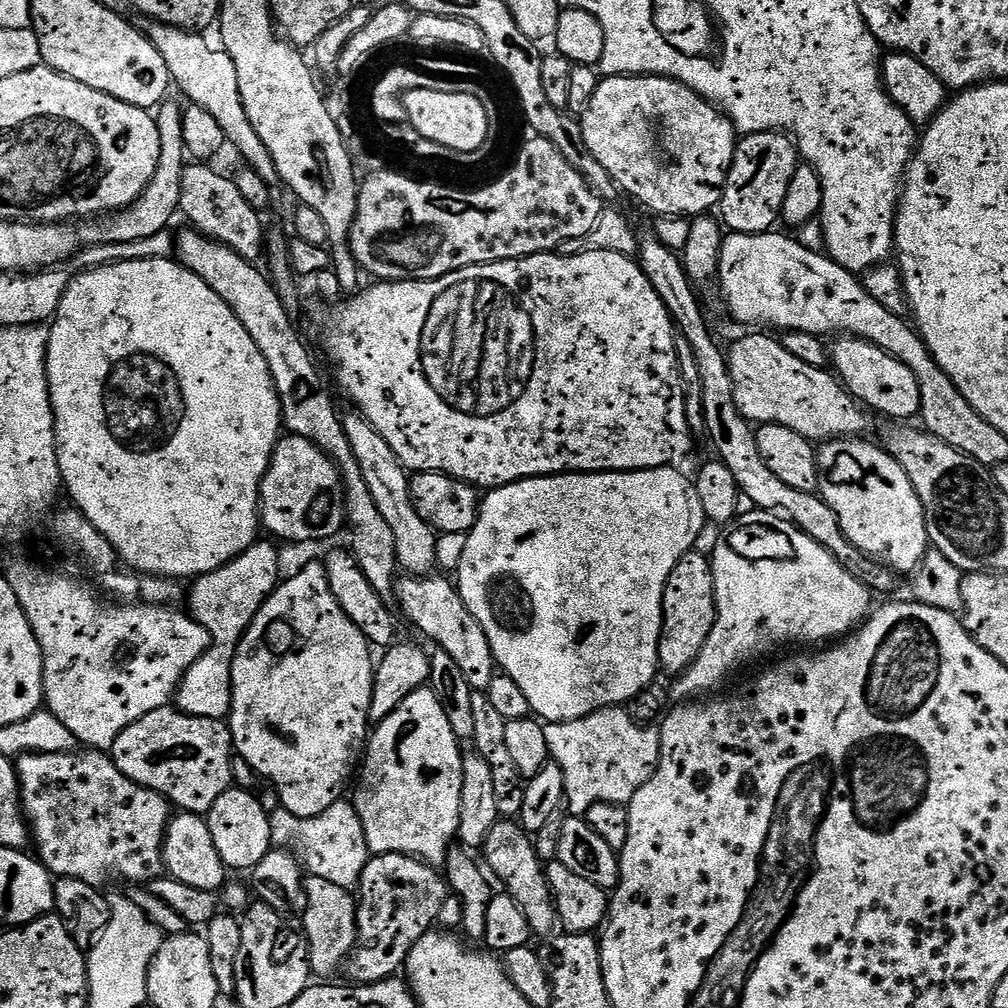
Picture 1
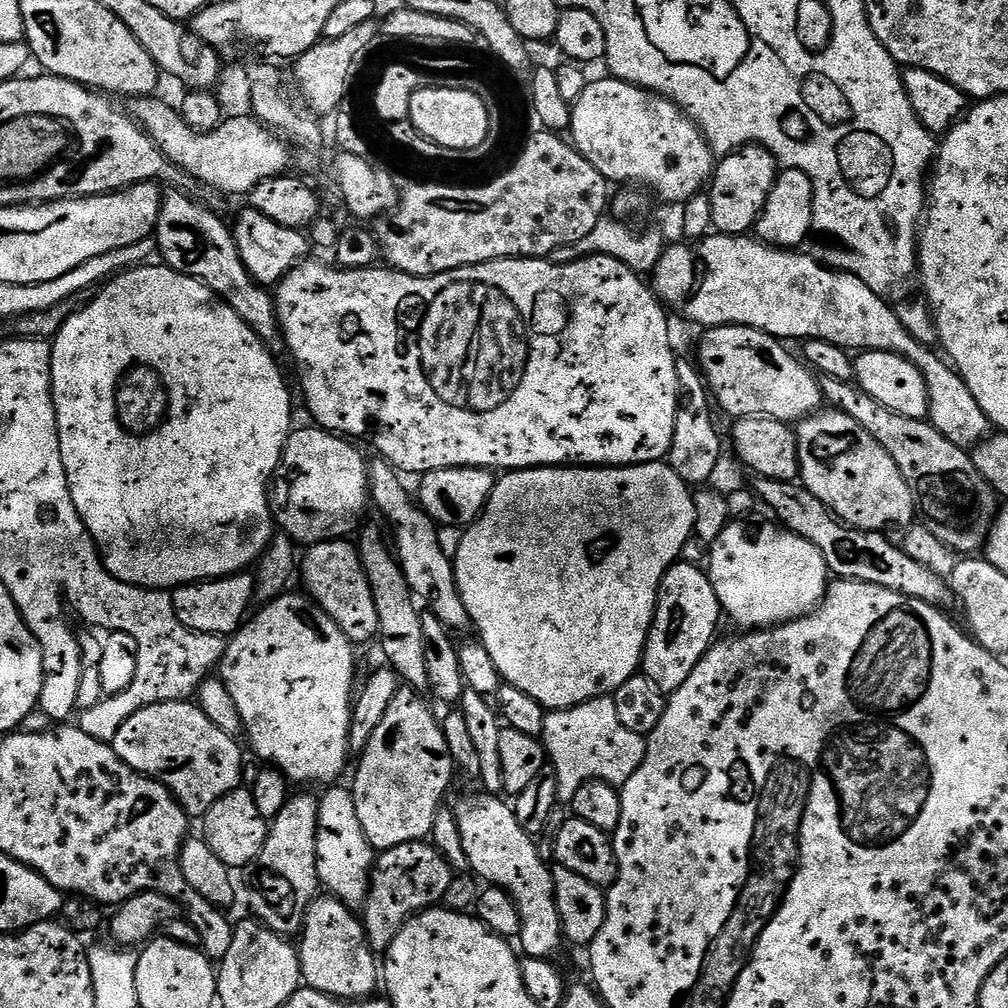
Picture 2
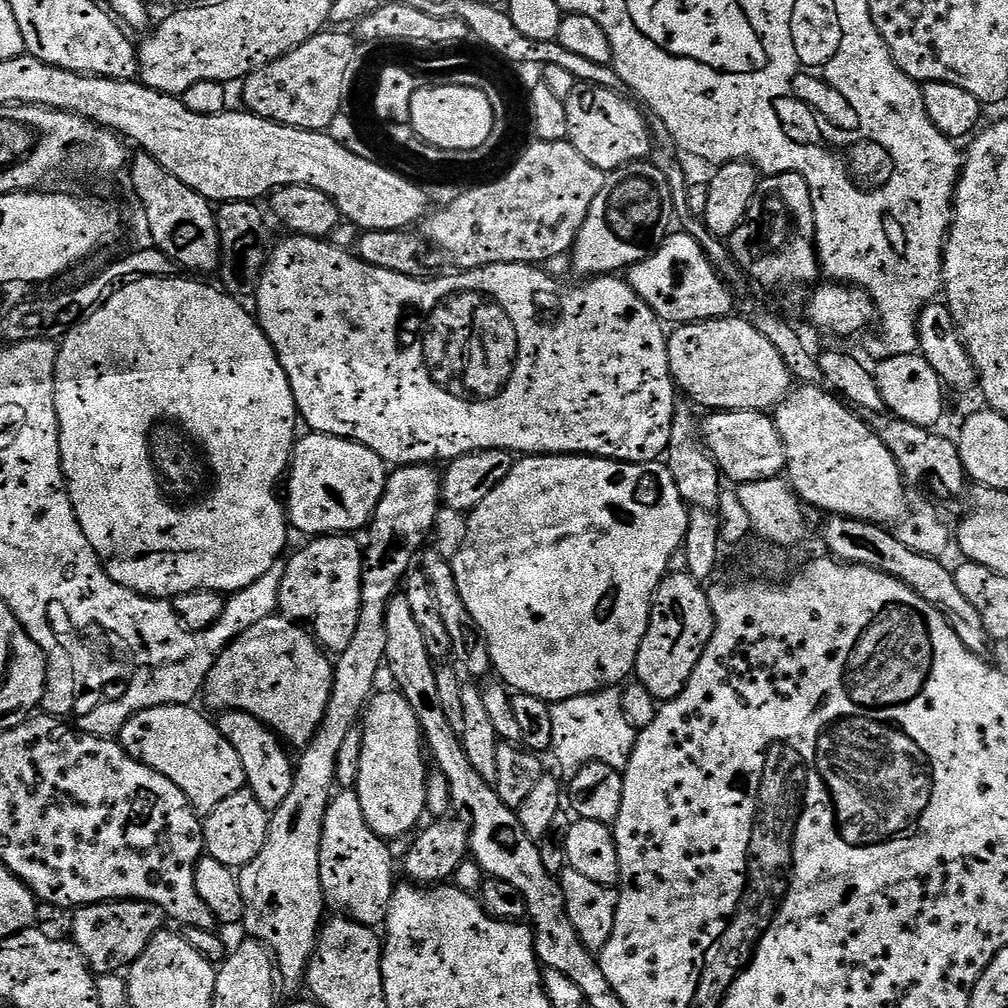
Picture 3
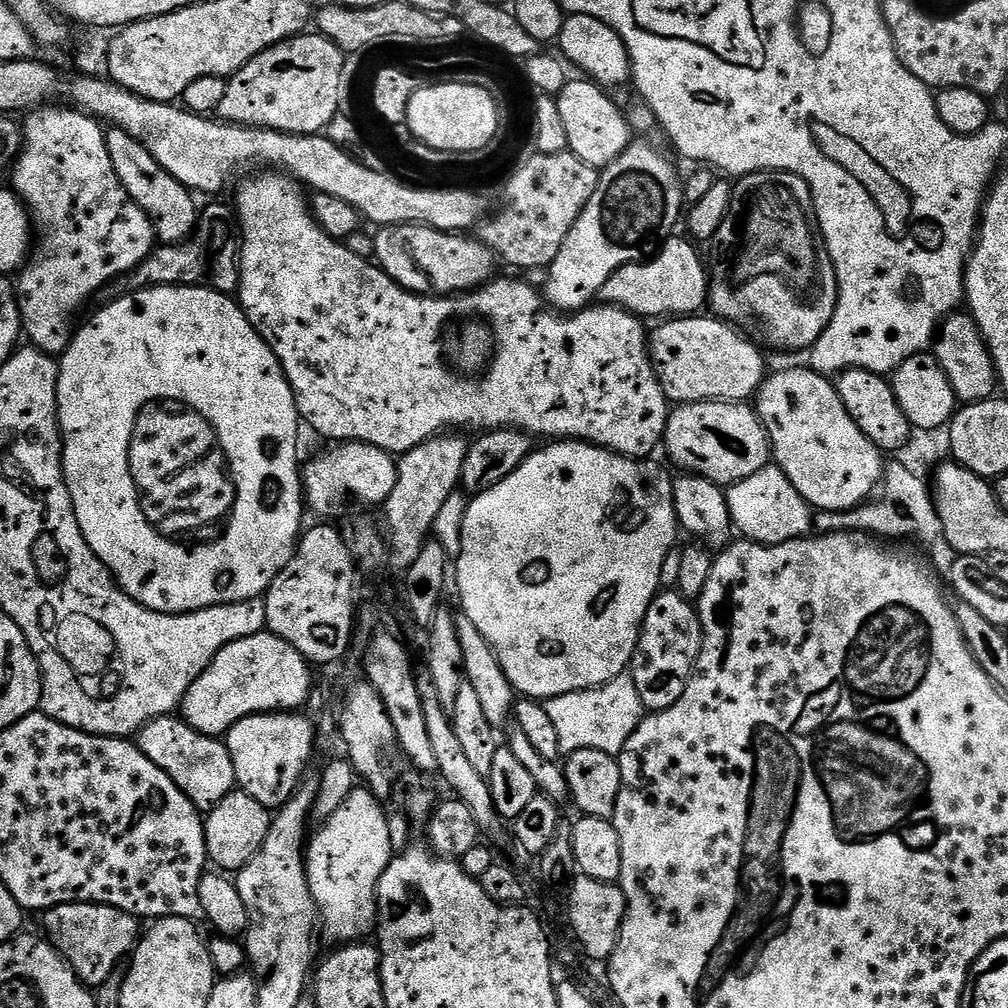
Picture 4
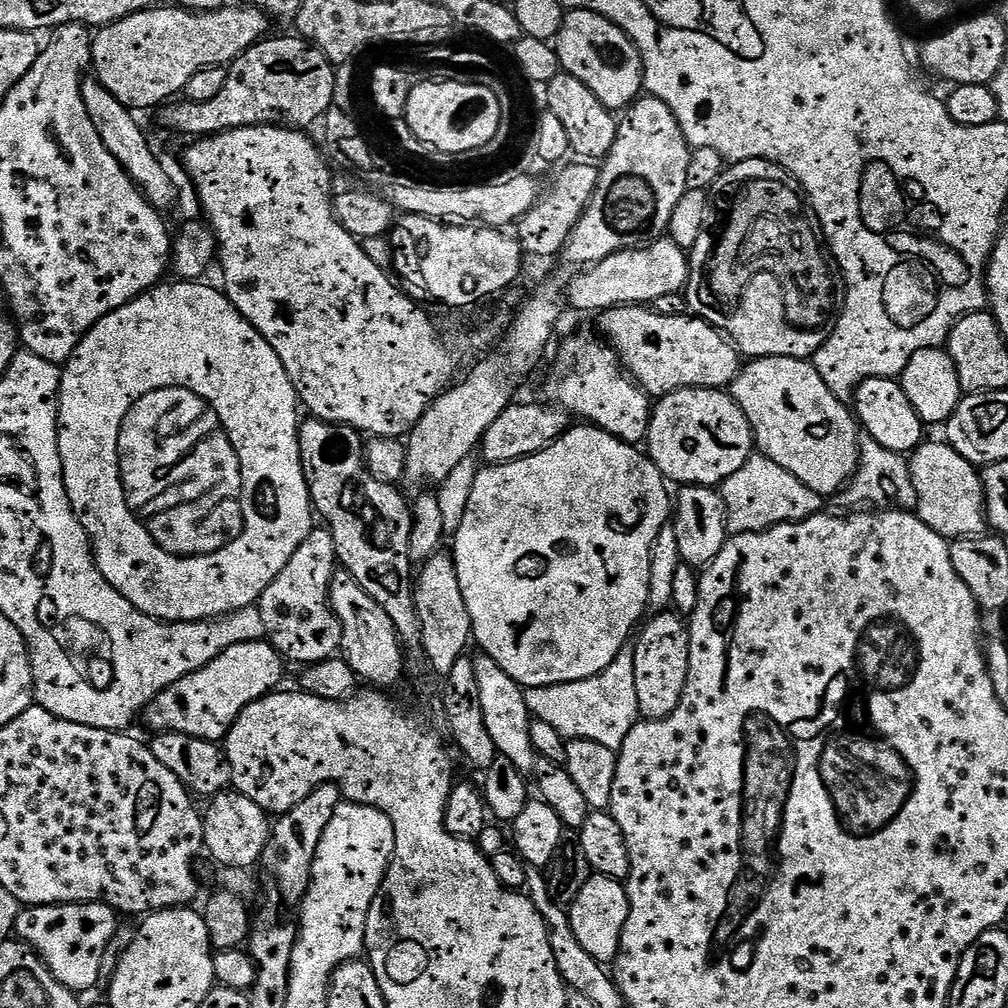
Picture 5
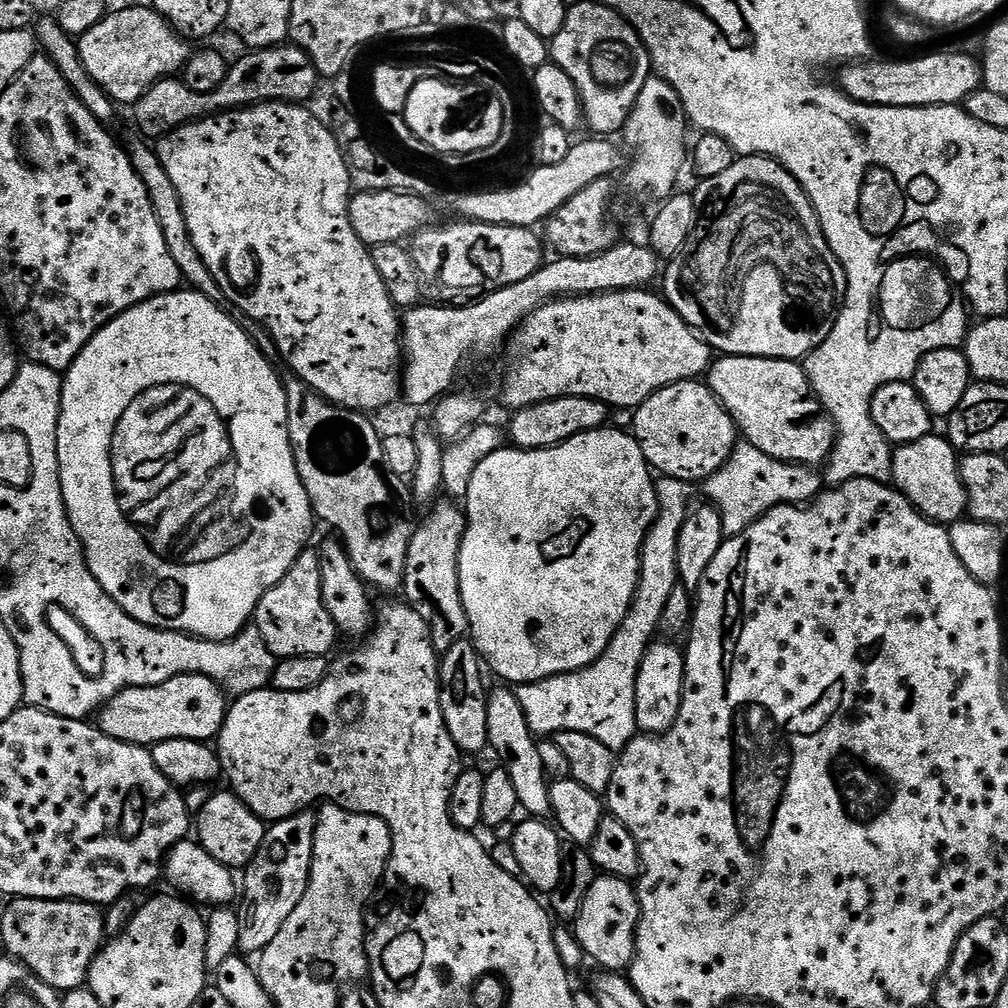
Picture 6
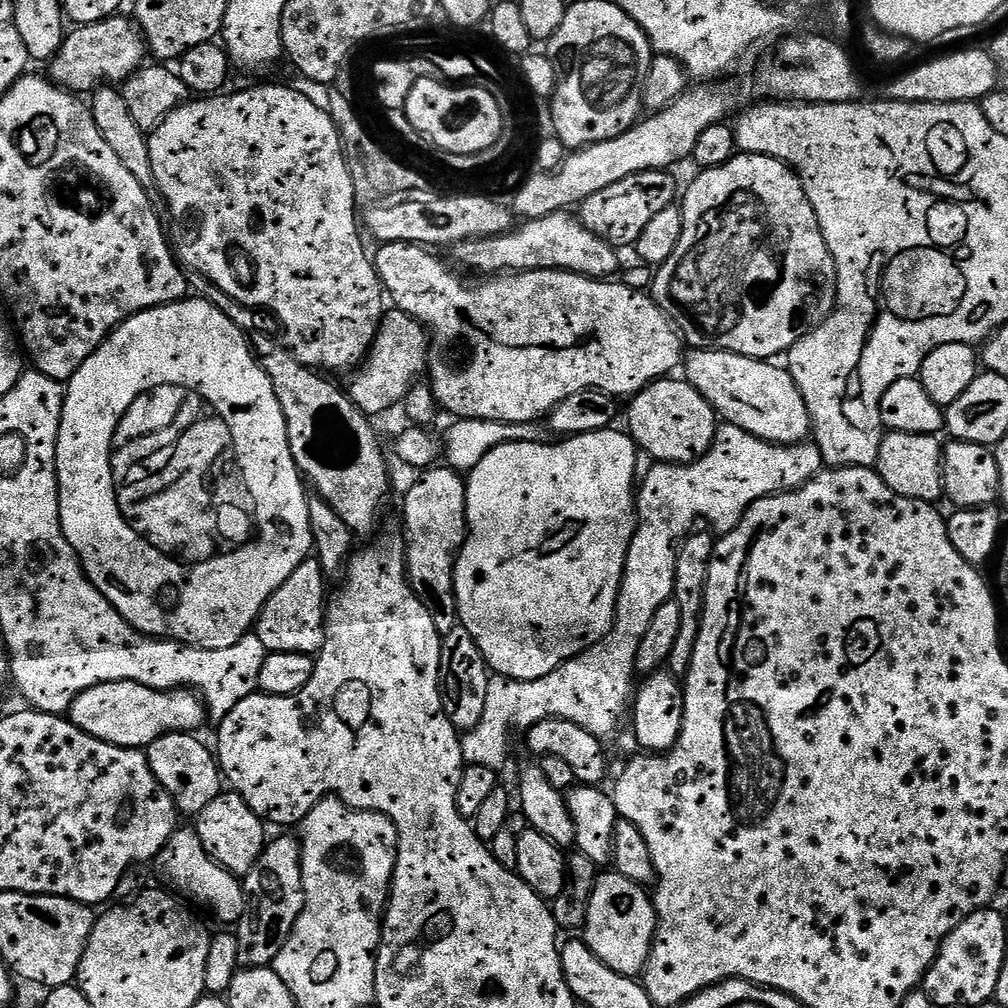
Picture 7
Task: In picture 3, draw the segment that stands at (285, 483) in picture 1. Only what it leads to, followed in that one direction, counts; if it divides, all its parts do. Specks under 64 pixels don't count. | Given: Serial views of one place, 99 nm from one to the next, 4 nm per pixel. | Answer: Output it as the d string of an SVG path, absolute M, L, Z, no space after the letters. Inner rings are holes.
M309 431L308 436L301 435L297 439L292 449L292 459L290 461L290 467L286 473L286 485L288 484L288 496L286 495L286 511L288 514L289 525L293 529L296 528L300 532L305 532L305 537L315 538L317 536L331 536L333 534L356 534L361 530L369 527L371 518L376 512L378 502L382 498L384 493L384 487L388 481L390 475L389 465L385 464L384 459L378 454L374 454L374 450L370 450L365 444L357 444L354 440L344 440L340 436L327 436L321 432Z

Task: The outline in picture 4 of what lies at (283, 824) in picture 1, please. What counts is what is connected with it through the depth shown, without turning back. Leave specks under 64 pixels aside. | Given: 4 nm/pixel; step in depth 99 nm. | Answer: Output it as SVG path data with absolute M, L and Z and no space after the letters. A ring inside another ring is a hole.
M358 786L330 814L330 818L315 829L310 843L306 848L306 863L308 865L308 881L312 897L316 903L318 924L322 929L322 936L332 943L332 946L343 946L349 942L359 941L373 931L376 922L376 887L382 878L382 874L388 869L392 861L394 849L392 849L392 828L388 825L388 816L384 813L381 801L369 792L367 787Z

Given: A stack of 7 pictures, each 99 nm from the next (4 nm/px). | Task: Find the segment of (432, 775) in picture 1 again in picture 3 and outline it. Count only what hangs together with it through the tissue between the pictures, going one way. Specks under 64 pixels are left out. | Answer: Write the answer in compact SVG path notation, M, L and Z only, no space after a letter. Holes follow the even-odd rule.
M377 691L364 710L362 762L354 785L366 822L388 842L392 842L395 836L411 833L421 823L419 820L425 819L429 770L429 765L424 764L426 745L418 718L402 693L391 691Z

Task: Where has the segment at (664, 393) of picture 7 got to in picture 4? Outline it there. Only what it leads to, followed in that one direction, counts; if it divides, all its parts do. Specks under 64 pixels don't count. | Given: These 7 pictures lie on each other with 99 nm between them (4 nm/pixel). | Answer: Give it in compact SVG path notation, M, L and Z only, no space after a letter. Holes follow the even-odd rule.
M703 400L673 407L668 414L662 448L678 467L684 468L680 470L721 486L739 485L750 474L769 467L773 459L768 432L755 407L727 400Z

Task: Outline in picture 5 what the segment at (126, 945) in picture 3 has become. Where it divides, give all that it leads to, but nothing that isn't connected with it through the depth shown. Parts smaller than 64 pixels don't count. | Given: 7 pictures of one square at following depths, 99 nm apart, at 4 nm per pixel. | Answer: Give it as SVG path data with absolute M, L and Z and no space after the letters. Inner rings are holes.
M38 904L20 911L14 932L38 953L58 983L83 994L100 980L104 955L116 936L116 919L118 913L109 904Z

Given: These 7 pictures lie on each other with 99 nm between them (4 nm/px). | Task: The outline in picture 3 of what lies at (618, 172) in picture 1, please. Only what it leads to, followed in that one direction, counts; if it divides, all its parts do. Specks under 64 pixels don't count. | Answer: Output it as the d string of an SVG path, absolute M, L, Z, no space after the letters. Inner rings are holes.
M577 83L576 88L570 90L570 98L564 100L564 105L568 140L586 162L598 166L605 174L651 157L654 141L649 121L644 121L645 113L628 96L620 96L602 86Z

